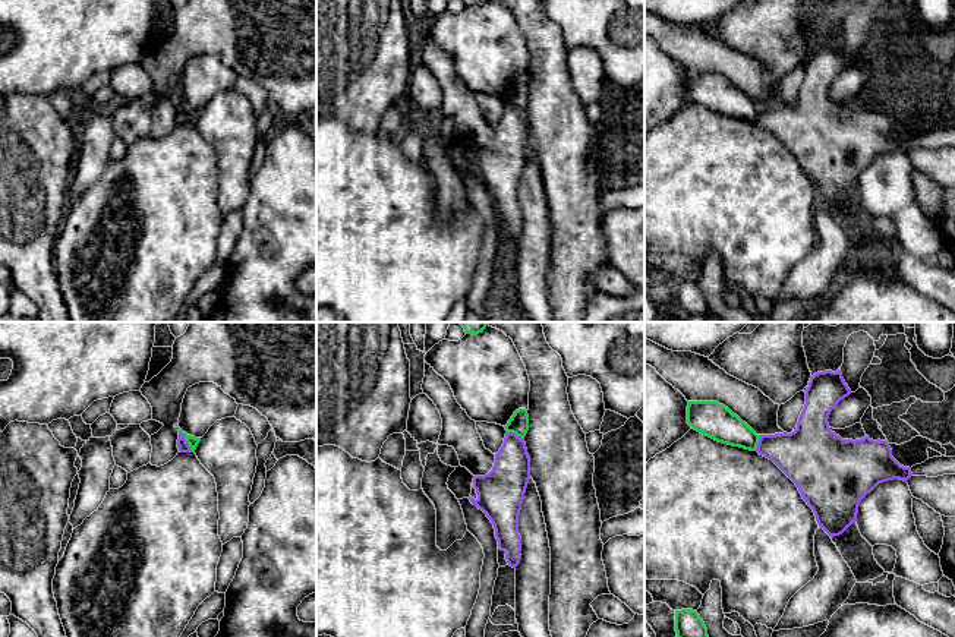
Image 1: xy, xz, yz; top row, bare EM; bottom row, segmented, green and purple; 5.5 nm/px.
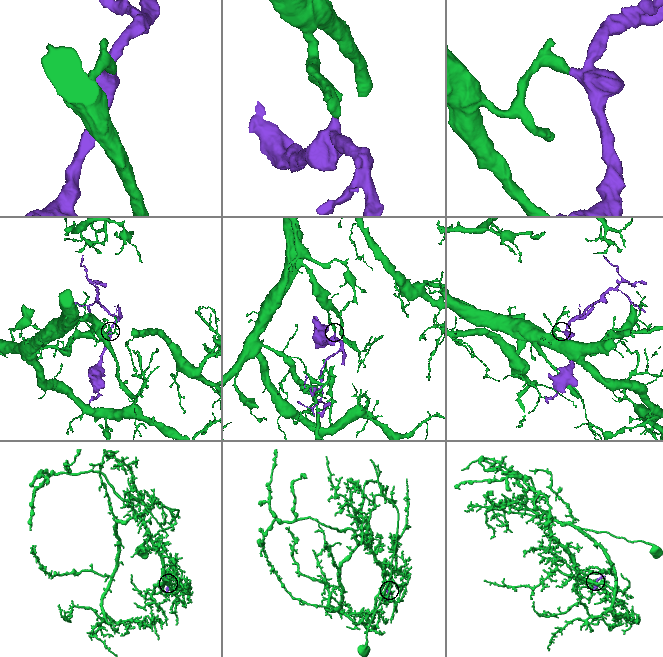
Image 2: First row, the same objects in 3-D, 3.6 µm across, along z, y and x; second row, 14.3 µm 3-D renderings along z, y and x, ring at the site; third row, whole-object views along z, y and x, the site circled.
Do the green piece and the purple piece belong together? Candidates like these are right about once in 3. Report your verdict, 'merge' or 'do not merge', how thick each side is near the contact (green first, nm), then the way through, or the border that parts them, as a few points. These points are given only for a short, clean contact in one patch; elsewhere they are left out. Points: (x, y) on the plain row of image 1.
do not merge; calibres 60 and 60 nm; border xy (179, 103), (194, 123)

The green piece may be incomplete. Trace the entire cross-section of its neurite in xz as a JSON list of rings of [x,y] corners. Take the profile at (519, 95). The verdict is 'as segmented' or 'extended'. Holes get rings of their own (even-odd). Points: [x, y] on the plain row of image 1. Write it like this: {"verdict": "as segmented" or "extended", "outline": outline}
{"verdict": "as segmented", "outline": [[[519,81],[514,83],[508,95],[504,98],[507,104],[513,104],[521,111],[524,111],[529,103],[529,86],[526,81]]]}

